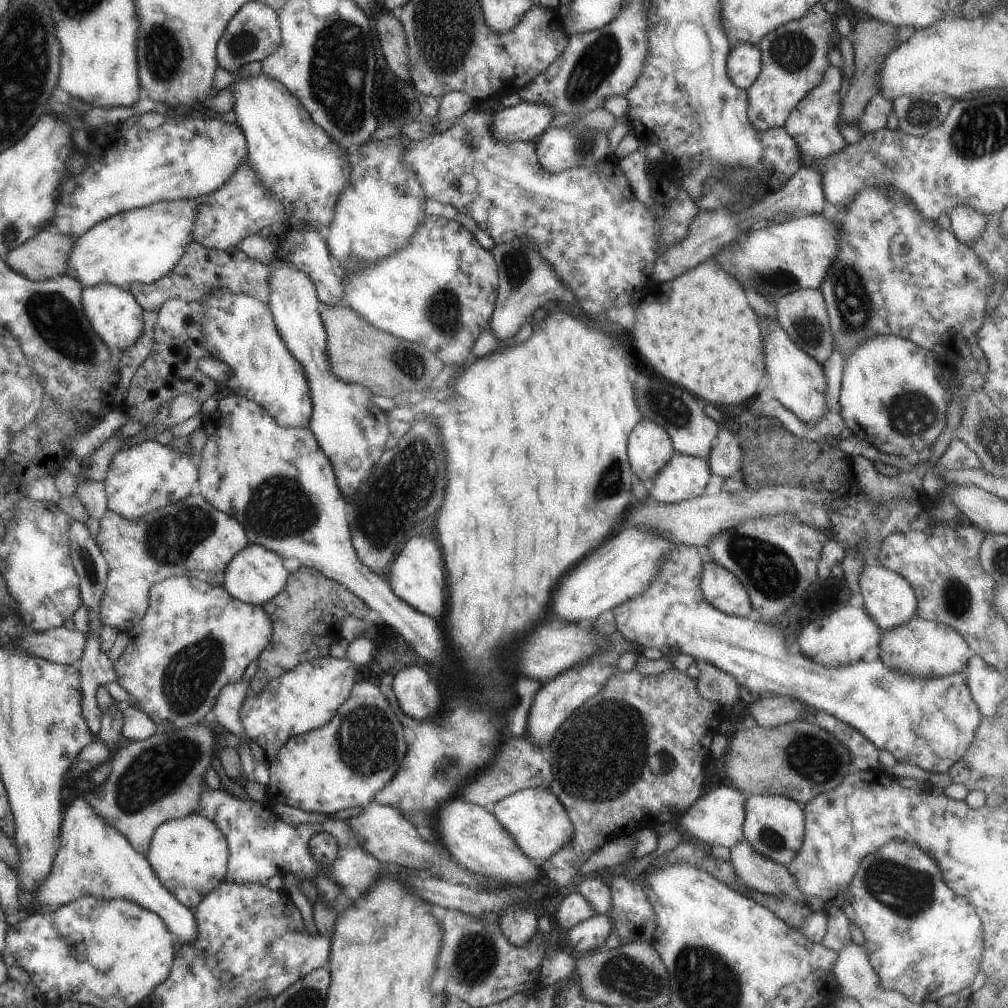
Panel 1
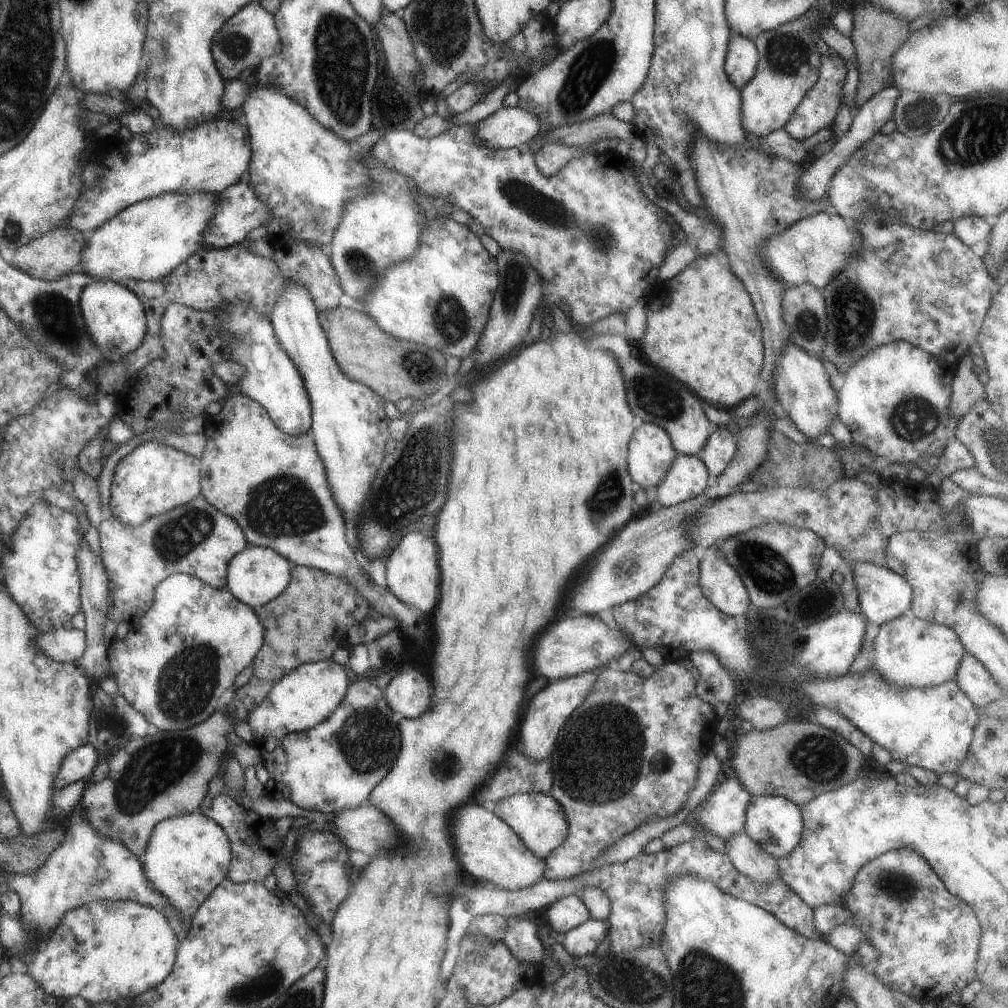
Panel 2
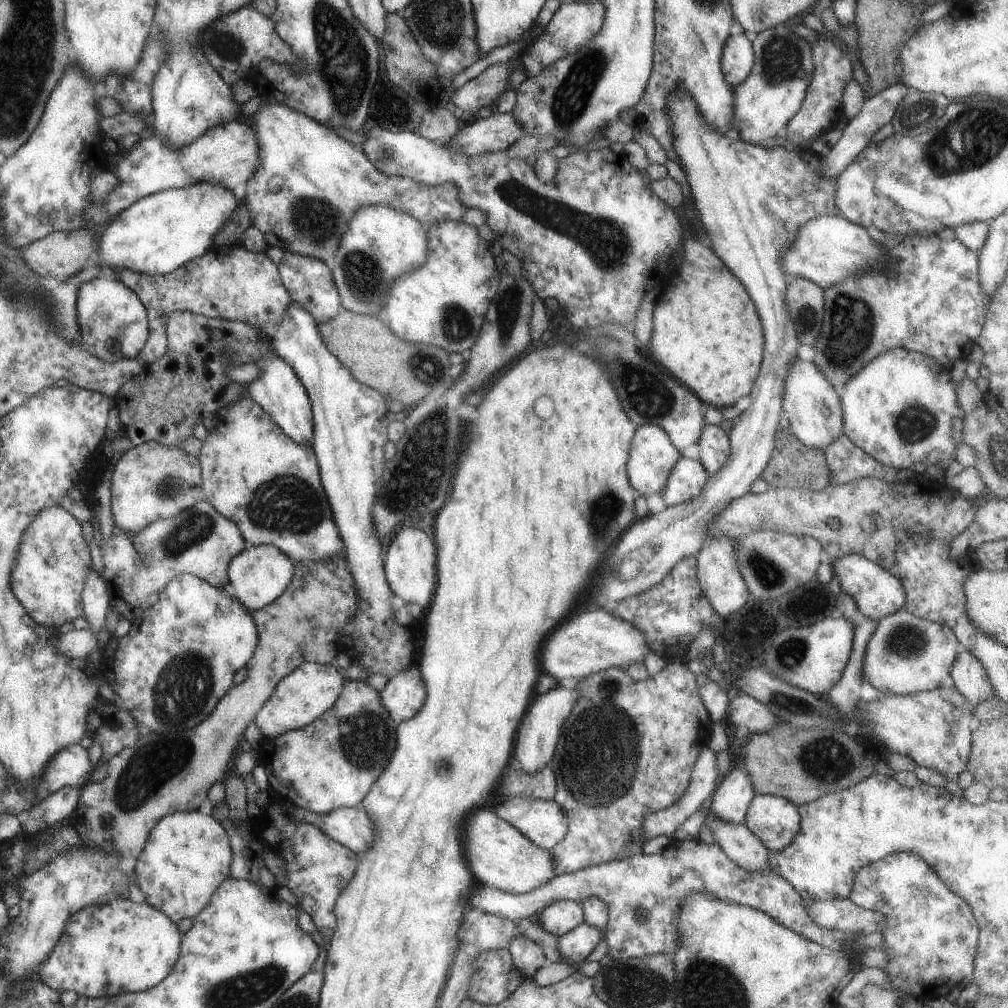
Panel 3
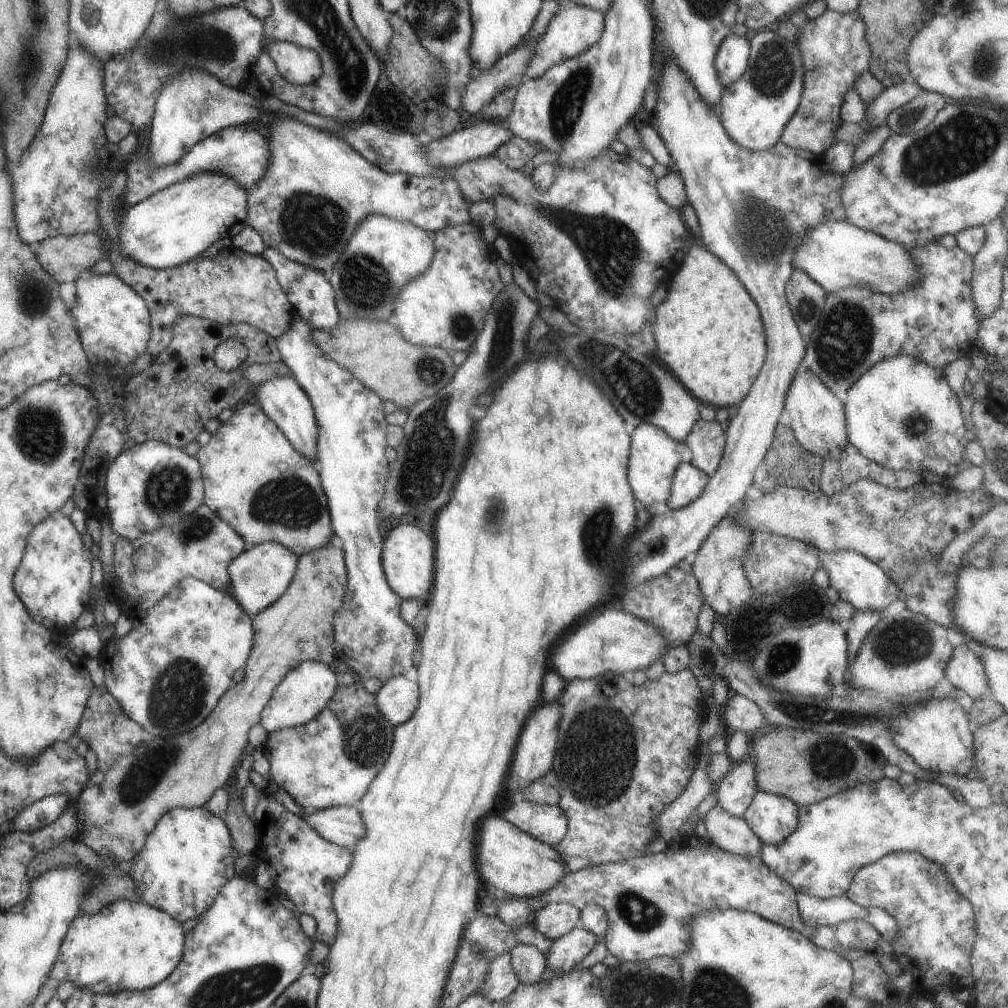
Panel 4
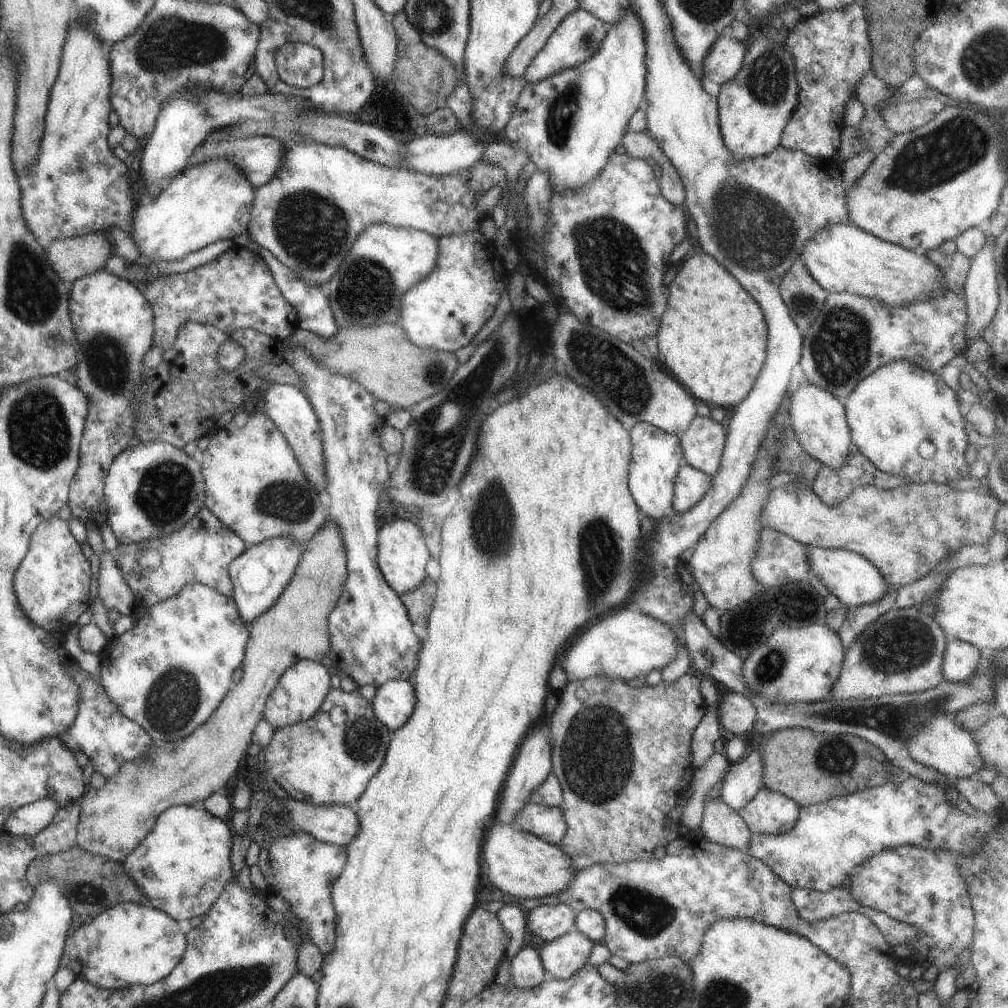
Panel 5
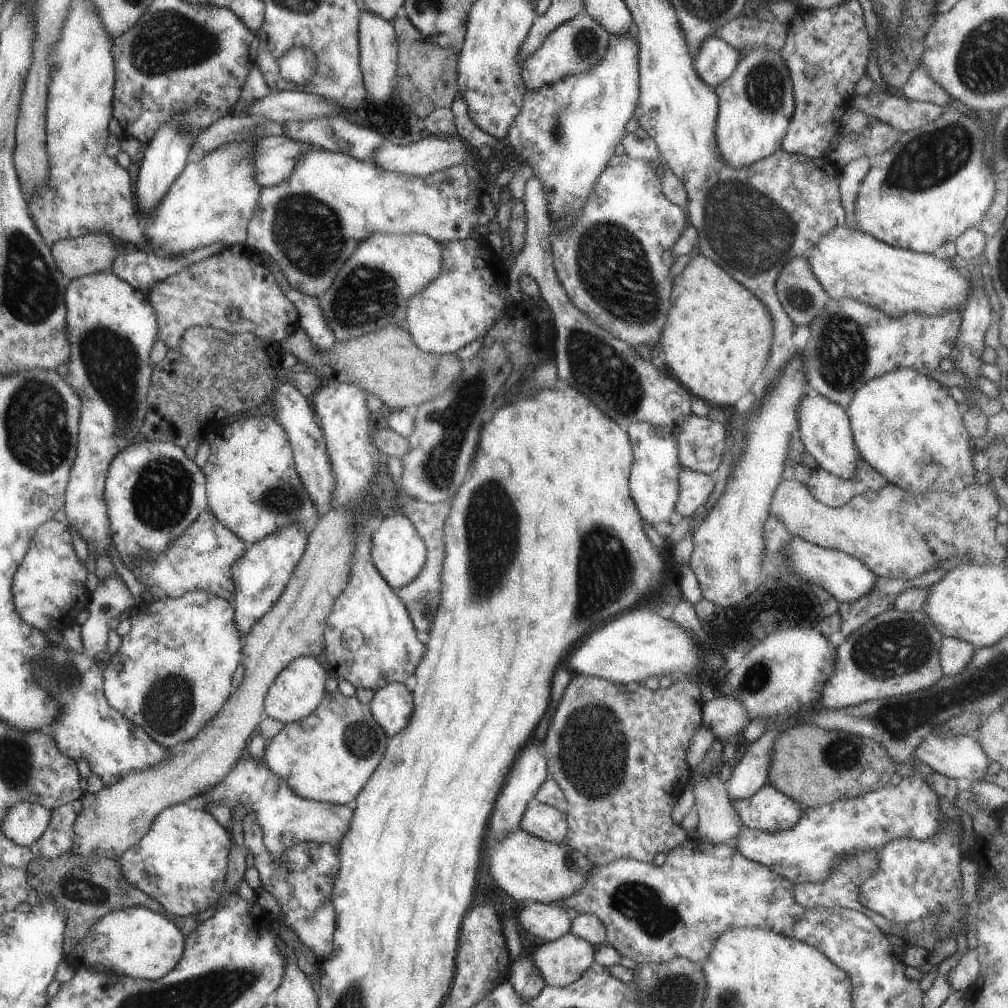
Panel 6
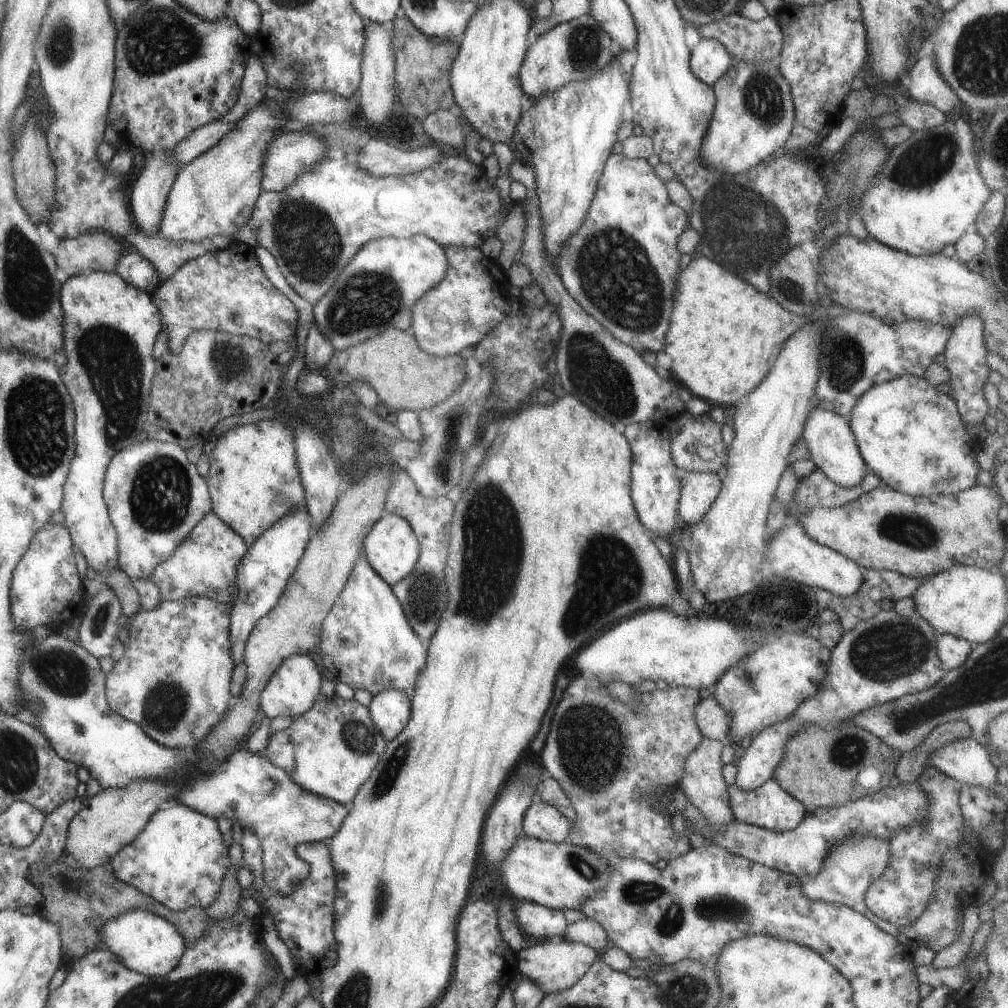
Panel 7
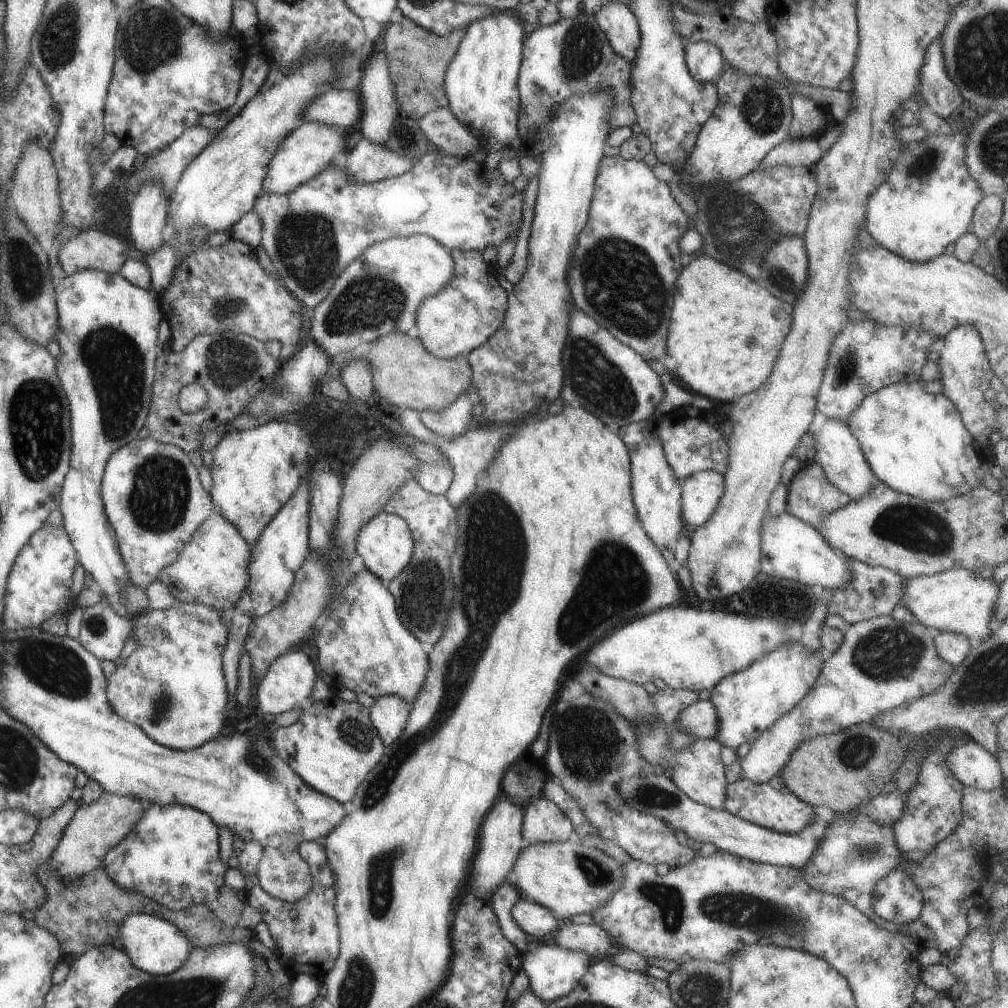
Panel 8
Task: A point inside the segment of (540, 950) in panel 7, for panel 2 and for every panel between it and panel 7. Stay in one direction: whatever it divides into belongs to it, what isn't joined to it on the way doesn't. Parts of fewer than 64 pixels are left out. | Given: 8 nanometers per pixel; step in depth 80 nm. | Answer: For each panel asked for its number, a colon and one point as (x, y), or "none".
2: (582, 939)
3: (573, 946)
4: (563, 953)
5: (562, 957)
6: (559, 962)

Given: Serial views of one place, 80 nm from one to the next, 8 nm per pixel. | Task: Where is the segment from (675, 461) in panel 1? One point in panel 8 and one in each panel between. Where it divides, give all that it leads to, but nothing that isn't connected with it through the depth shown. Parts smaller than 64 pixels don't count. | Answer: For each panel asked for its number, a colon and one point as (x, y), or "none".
2: (685, 478)
3: (686, 479)
4: (687, 482)
5: (690, 484)
6: (694, 488)
7: (697, 490)
8: (700, 493)

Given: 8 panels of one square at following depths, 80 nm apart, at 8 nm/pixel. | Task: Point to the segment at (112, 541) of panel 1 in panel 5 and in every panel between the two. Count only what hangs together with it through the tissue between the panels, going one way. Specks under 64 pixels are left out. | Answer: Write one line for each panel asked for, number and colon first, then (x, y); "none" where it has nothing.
2: (195, 539)
3: (197, 541)
4: (201, 545)
5: (154, 569)

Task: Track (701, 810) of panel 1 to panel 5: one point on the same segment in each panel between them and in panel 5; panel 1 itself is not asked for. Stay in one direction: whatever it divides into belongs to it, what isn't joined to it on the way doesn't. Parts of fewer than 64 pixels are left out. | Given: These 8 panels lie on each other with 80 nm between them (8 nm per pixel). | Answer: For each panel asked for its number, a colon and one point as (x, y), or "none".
2: (722, 812)
3: (728, 802)
4: (734, 791)
5: (742, 779)

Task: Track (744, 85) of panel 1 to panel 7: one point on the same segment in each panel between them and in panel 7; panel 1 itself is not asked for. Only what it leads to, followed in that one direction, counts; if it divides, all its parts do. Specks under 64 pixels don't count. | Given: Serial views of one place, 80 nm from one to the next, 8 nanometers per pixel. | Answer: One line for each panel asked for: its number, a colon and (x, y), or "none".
2: (741, 58)
3: (736, 58)
4: (730, 59)
5: (723, 59)
6: (714, 60)
7: (708, 60)

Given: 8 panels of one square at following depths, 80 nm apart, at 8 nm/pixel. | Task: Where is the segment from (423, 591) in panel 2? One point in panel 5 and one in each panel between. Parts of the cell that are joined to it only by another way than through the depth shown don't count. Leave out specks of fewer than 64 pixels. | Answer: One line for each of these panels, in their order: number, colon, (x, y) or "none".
3: (408, 561)
4: (407, 556)
5: (401, 553)

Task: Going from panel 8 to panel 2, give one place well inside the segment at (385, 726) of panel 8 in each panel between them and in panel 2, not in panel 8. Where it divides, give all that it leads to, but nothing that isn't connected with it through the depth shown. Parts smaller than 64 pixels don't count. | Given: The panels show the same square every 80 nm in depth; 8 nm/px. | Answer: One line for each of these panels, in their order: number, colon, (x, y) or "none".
2: (408, 693)
3: (402, 695)
4: (396, 699)
5: (393, 701)
6: (390, 706)
7: (389, 709)

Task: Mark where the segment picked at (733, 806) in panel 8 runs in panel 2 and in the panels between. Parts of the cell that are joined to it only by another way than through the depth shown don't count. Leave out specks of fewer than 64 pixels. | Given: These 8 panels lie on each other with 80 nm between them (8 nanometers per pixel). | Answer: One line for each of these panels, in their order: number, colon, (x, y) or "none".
2: (774, 823)
3: (773, 820)
4: (771, 818)
5: (768, 813)
6: (769, 810)
7: (768, 806)

